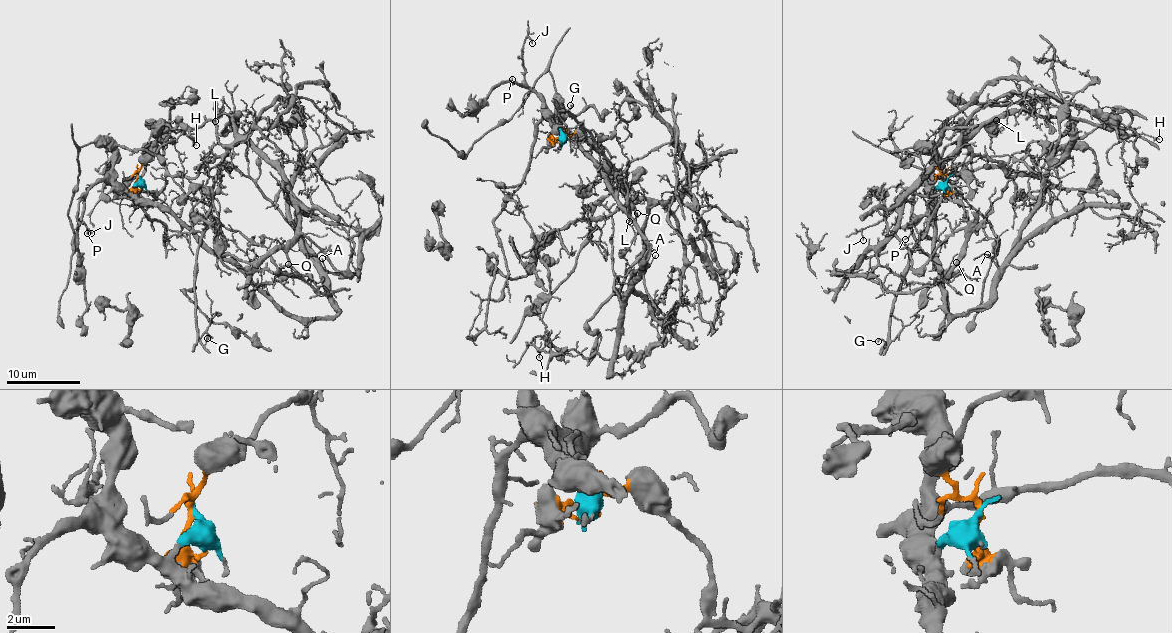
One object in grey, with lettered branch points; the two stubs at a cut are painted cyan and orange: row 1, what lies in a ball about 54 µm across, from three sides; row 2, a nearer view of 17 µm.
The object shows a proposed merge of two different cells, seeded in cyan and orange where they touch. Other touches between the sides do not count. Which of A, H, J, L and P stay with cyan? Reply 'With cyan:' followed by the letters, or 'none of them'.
With cyan: A, J, P

